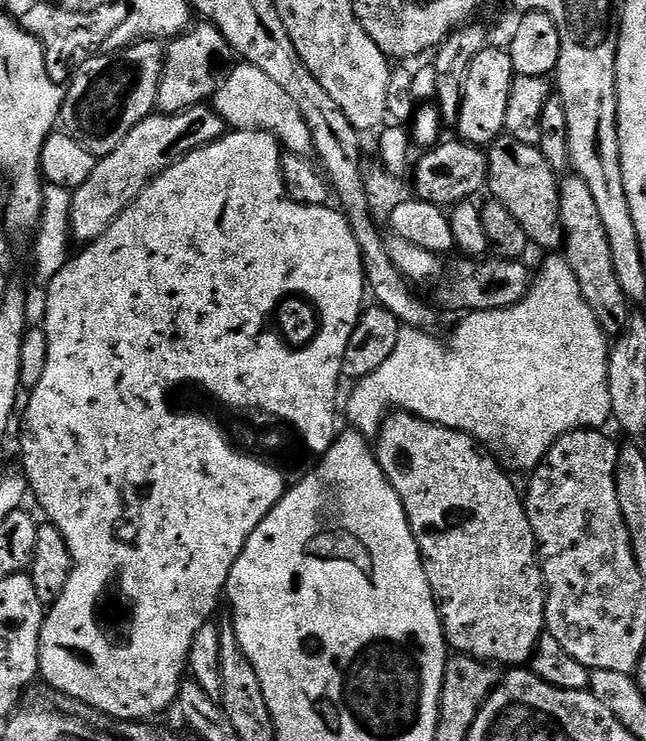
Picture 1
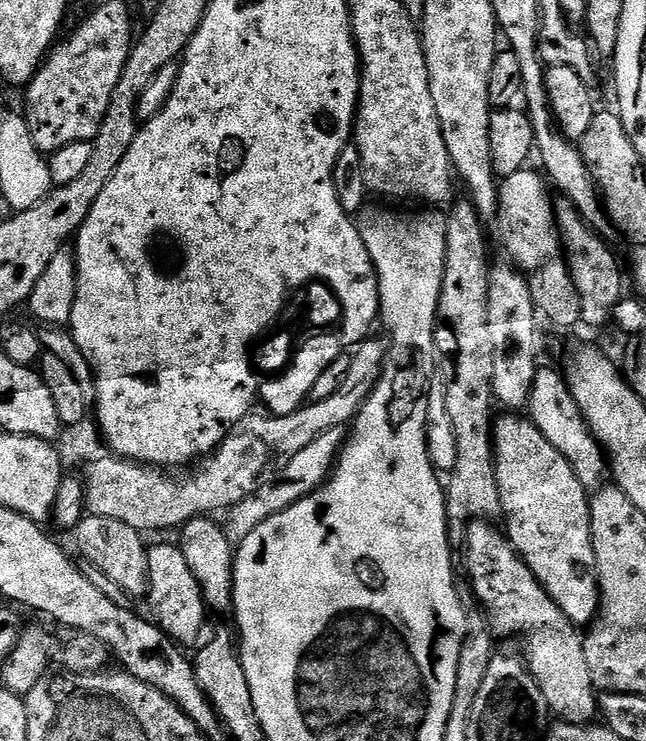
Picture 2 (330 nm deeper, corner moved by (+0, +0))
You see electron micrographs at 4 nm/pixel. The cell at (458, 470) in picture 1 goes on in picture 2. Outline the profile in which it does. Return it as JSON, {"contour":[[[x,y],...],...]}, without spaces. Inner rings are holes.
{"contour":[[[476,518],[467,525],[468,528],[468,576],[472,579],[472,588],[476,591],[476,596],[481,600],[483,611],[488,617],[488,626],[492,629],[497,637],[500,636],[517,636],[524,643],[522,647],[522,655],[528,661],[528,668],[532,671],[534,679],[540,683],[542,694],[548,703],[548,711],[553,717],[559,718],[561,721],[570,724],[591,724],[598,716],[598,689],[596,683],[590,678],[590,666],[586,666],[586,650],[584,649],[584,637],[581,629],[570,622],[570,618],[566,618],[566,614],[562,614],[562,610],[554,602],[554,598],[550,598],[550,594],[546,594],[546,590],[538,582],[538,578],[534,578],[534,574],[526,566],[526,562],[520,557],[520,553],[516,551],[516,547],[507,535],[499,527],[495,528],[495,523],[489,522],[484,518]]]}

